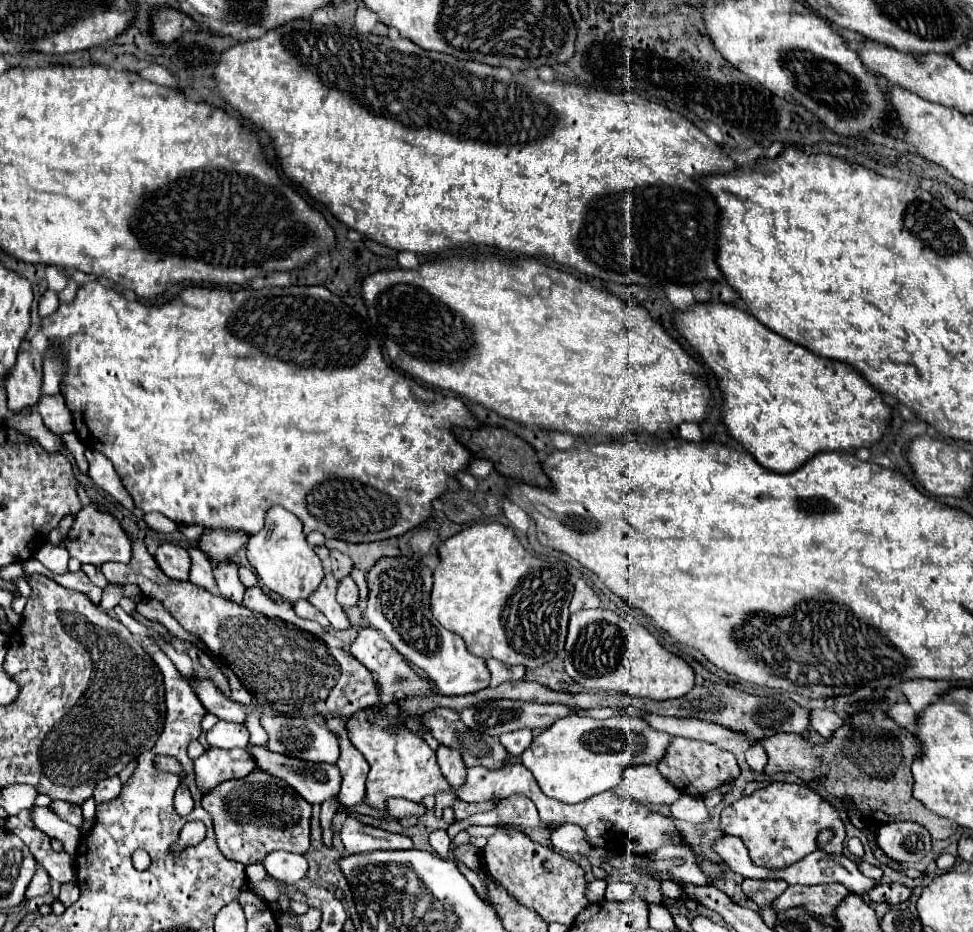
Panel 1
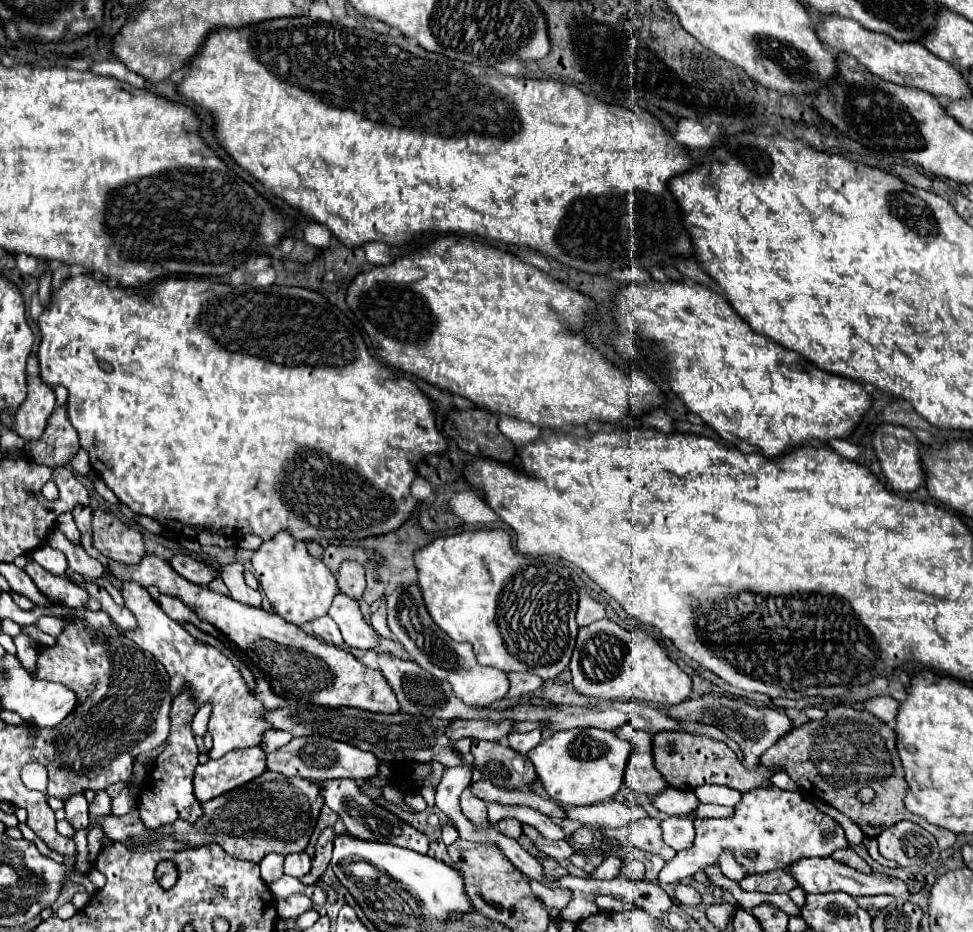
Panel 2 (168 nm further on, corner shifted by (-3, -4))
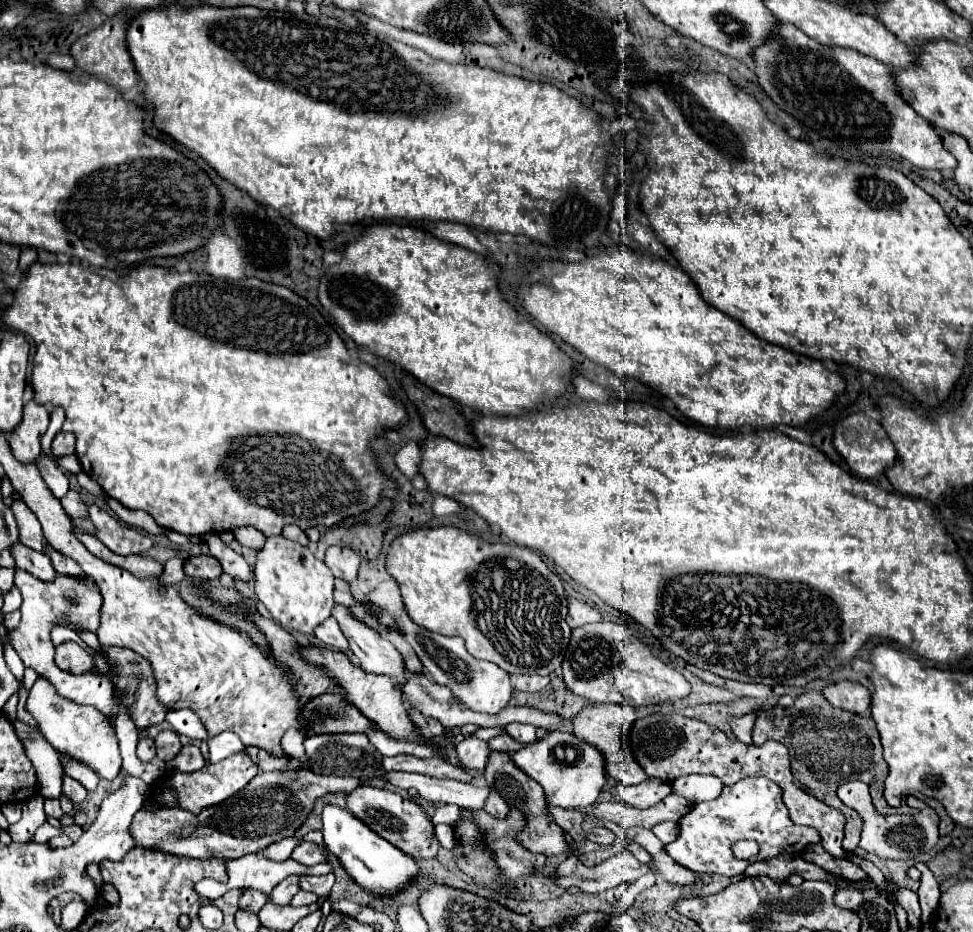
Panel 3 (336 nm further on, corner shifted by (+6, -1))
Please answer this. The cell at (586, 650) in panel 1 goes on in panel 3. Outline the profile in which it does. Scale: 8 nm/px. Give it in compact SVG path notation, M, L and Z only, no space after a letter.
M594 623L580 629L572 629L572 639L562 661L566 687L584 697L590 703L608 703L608 673L624 695L628 707L656 705L664 701L676 701L690 693L690 683L682 673L662 663L640 639L636 639L626 627L618 623Z

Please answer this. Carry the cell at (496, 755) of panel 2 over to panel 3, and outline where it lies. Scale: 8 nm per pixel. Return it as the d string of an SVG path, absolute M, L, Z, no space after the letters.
M494 751L494 755L490 755L490 763L486 765L484 779L486 779L488 787L494 787L494 791L498 791L502 795L502 799L506 799L506 803L510 807L524 813L526 825L518 833L518 841L522 847L526 847L532 853L542 853L546 857L554 857L554 855L562 855L562 853L568 853L568 855L574 853L572 845L568 845L568 841L566 841L564 831L556 825L556 821L548 813L548 803L546 803L542 787L538 787L538 783L534 783L534 779L530 779L526 773L518 771L518 767L514 767L508 753Z

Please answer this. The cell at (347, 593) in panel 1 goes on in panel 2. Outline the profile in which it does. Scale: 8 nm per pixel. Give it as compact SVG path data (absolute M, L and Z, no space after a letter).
M343 562L337 576L339 588L343 594L347 594L353 600L359 600L365 590L365 570L357 562Z

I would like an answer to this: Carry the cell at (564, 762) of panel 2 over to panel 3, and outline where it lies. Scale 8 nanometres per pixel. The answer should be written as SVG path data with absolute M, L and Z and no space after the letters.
M564 731L548 733L544 739L512 753L512 759L518 769L522 769L528 777L540 783L540 787L544 789L546 801L554 807L584 809L596 803L598 793L606 783L604 759L600 751L594 751L594 747L588 747L588 743L574 739L574 735Z

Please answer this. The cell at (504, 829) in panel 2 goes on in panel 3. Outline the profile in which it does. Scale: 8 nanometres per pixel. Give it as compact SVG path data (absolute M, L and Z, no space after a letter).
M490 791L484 809L486 809L490 815L494 815L494 817L506 817L506 813L508 813L506 801L504 801L496 791Z

